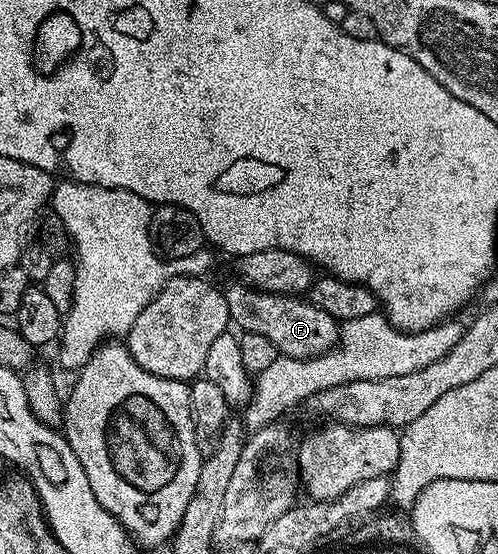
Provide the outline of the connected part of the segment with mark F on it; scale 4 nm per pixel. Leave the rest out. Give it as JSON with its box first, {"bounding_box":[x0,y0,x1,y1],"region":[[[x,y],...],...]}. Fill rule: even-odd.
{"bounding_box":[223,283,340,359],"region":[[[243,283],[225,288],[223,294],[231,324],[237,325],[237,330],[257,333],[270,339],[277,354],[298,359],[317,357],[333,348],[340,340],[338,322],[326,315],[322,307],[314,307],[303,296],[267,293]]]}

